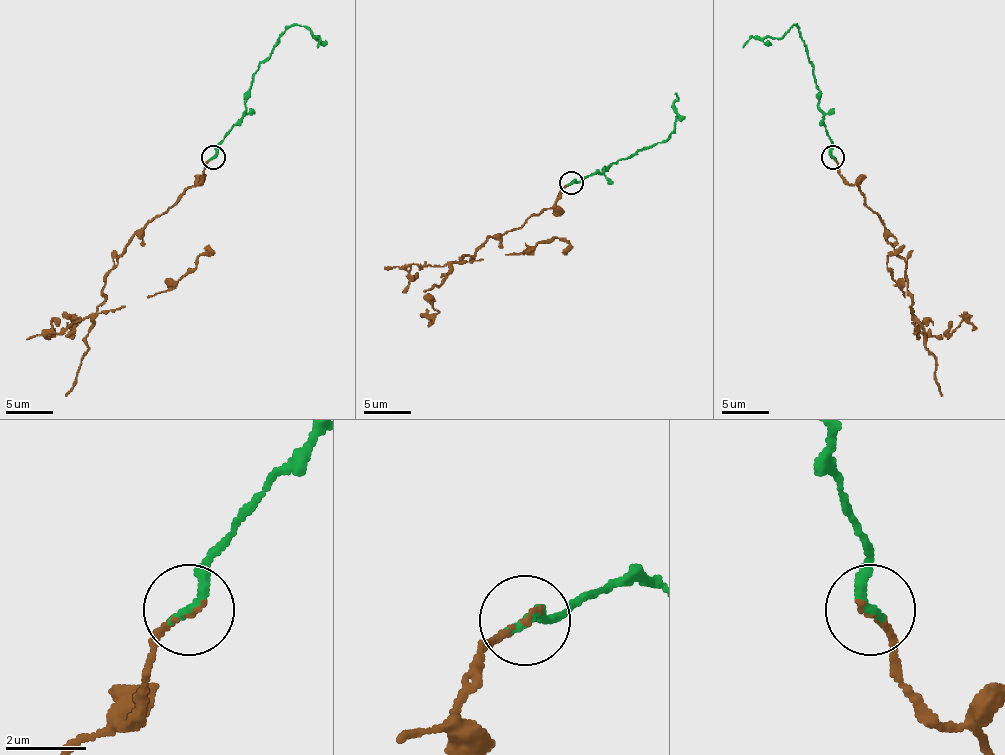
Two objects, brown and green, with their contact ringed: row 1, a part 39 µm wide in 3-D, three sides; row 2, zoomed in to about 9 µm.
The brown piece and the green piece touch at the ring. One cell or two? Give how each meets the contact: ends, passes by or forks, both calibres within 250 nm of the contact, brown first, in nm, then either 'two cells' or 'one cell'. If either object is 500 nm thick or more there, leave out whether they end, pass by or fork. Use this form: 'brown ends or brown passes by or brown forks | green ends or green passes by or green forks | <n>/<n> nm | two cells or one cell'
brown ends | green ends | 140/280 nm | one cell

